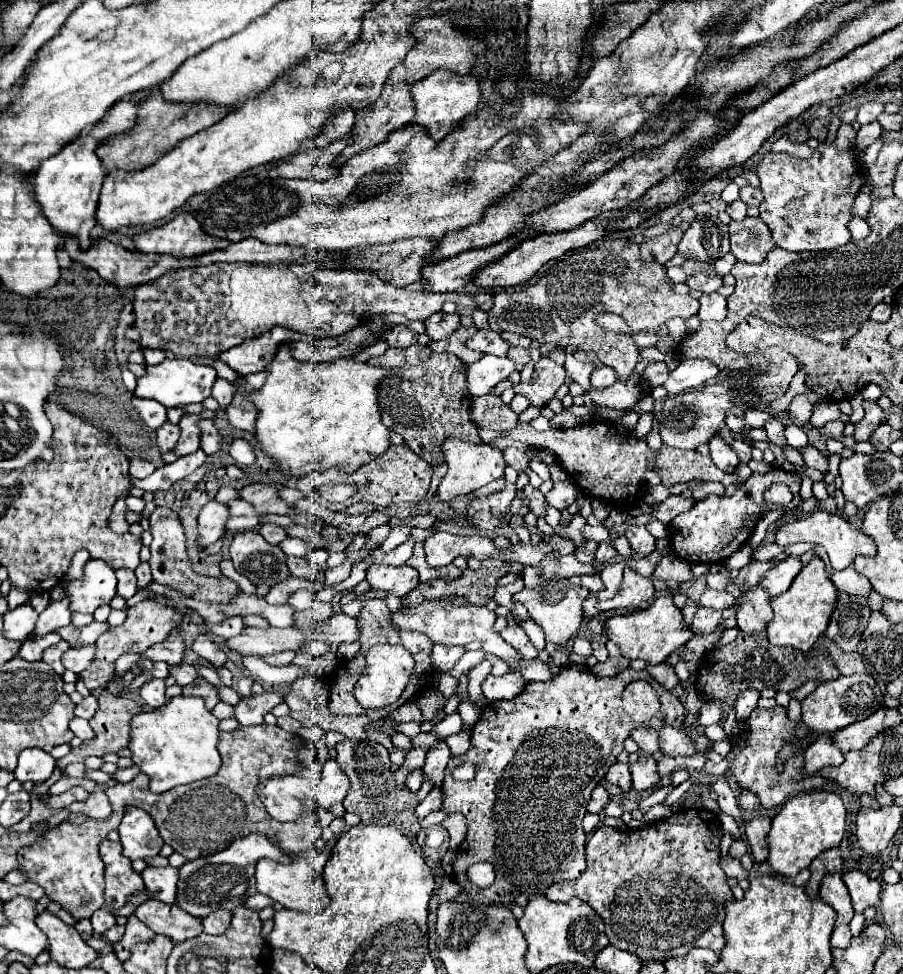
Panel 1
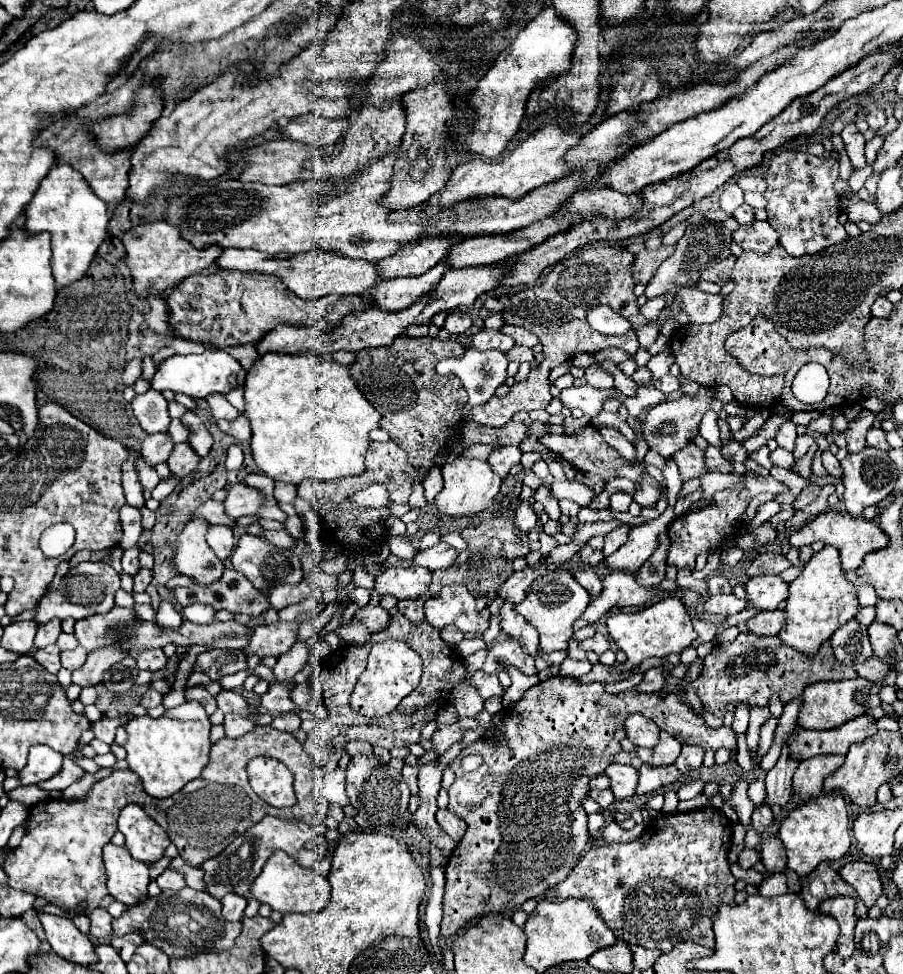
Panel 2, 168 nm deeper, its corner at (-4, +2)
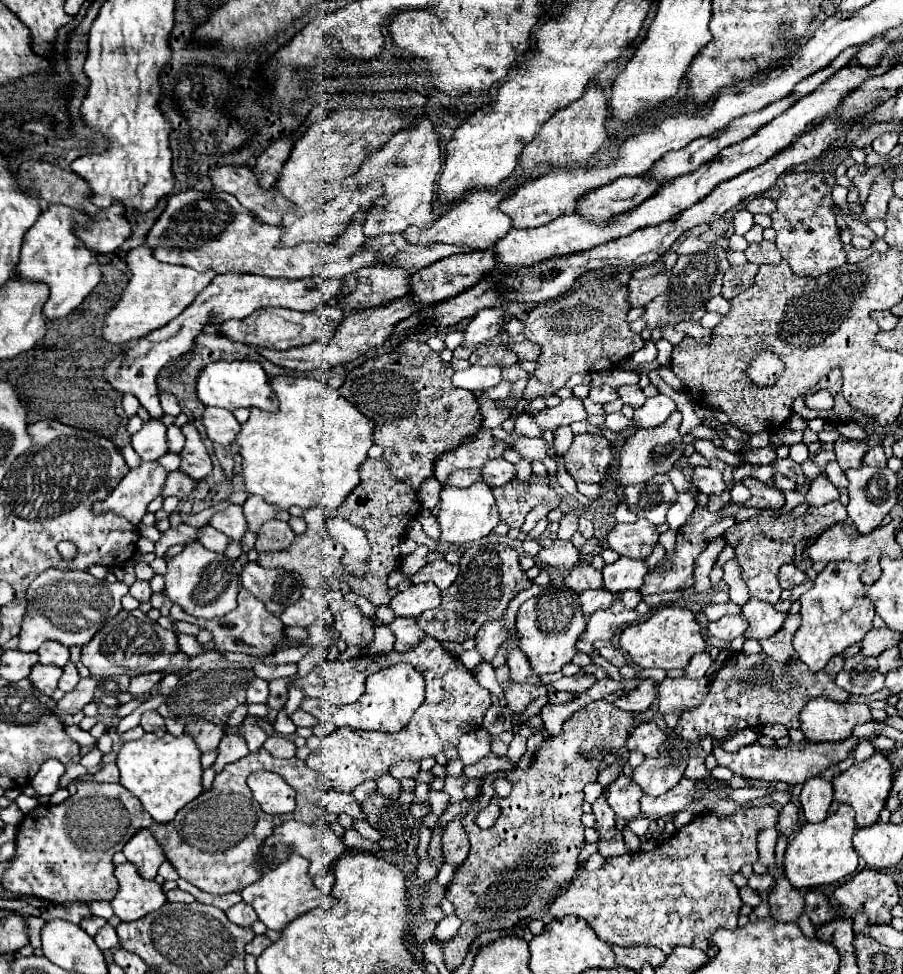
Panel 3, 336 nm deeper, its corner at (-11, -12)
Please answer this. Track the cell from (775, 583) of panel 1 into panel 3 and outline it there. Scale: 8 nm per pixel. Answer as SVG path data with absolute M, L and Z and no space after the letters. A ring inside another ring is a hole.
M750 599L742 607L742 615L746 615L746 619L750 621L750 625L744 633L750 639L766 639L766 637L774 635L788 617L788 613L778 611L776 605L758 601L758 599Z

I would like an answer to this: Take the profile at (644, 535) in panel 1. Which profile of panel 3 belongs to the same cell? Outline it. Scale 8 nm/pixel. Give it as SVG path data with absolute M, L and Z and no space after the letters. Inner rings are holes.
M620 557L616 563L606 565L602 569L604 573L604 589L612 593L622 593L628 589L640 589L644 583L644 577L648 575L648 565L642 559L630 559Z

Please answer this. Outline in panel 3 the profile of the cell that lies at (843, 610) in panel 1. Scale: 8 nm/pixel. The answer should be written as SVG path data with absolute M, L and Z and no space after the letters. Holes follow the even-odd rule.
M858 653L844 661L844 669L836 677L836 685L852 695L870 695L884 687L884 675L880 675L874 657Z

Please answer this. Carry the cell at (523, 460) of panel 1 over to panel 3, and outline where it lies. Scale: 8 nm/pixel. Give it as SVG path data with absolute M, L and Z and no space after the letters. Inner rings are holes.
M494 459L492 463L486 463L482 467L482 479L490 485L490 487L498 487L498 485L506 485L516 477L516 469L512 463L508 463L506 459Z

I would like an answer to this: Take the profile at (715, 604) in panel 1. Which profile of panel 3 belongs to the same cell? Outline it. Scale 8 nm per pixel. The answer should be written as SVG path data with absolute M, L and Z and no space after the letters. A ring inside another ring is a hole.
M724 615L718 621L708 623L708 633L722 641L732 641L746 629L748 629L748 619L744 615Z

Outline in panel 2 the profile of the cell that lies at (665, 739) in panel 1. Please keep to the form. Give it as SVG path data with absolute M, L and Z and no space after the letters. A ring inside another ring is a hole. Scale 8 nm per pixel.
M661 731L659 743L653 747L653 755L647 759L647 763L649 763L649 767L673 765L679 753L681 753L681 743L673 735Z

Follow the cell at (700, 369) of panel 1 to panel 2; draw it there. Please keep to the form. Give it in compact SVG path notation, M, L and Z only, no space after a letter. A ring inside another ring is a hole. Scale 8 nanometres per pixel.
M665 375L665 377L661 377L661 379L655 381L655 383L657 383L657 389L663 391L665 395L679 389L679 377L673 377L673 375Z

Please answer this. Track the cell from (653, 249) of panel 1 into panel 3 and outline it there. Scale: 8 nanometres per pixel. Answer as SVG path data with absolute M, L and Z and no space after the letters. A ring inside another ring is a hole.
M670 271L652 275L648 279L630 279L628 281L628 289L630 289L628 301L630 301L630 305L632 307L644 307L654 297L662 295L668 289L668 279L670 279Z

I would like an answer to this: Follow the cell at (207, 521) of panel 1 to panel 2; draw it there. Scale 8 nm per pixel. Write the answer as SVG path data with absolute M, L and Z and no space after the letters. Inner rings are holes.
M203 519L189 521L175 541L173 569L177 575L191 577L199 585L209 585L219 581L225 563L213 553L205 541L209 523Z

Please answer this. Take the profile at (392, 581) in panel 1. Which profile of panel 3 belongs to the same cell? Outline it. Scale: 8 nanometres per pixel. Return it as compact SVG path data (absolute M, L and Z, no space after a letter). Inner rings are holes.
M434 583L410 585L408 589L396 593L390 601L390 609L398 617L418 617L426 609L440 605L440 589Z

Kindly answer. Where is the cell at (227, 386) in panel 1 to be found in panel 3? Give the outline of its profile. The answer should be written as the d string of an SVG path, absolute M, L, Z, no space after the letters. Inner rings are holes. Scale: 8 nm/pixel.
M206 407L204 427L206 427L206 433L212 441L222 443L222 445L230 445L236 439L242 425L232 415L232 411L218 409L218 407Z

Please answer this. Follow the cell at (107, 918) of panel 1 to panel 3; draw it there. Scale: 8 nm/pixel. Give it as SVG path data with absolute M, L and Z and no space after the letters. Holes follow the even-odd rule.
M104 925L96 935L94 935L94 941L96 945L106 951L106 949L116 949L118 947L118 935L116 935L116 929L112 925Z

